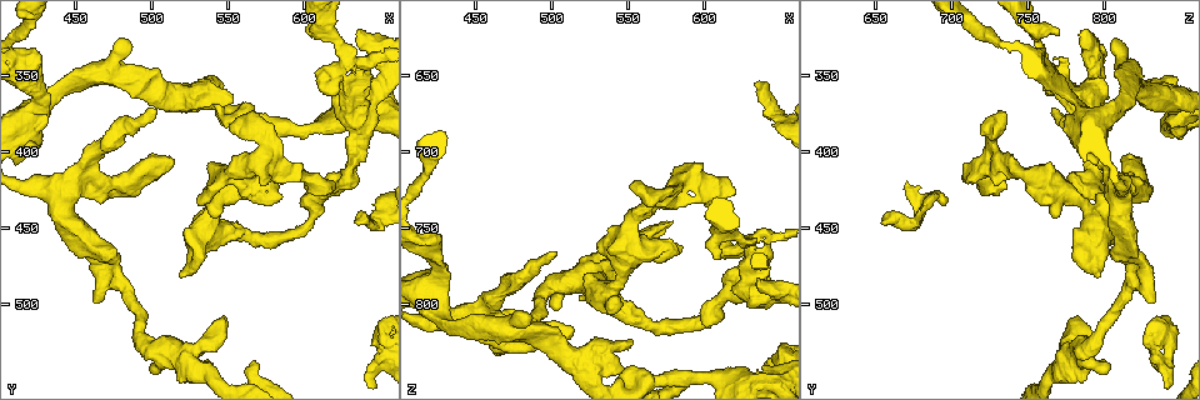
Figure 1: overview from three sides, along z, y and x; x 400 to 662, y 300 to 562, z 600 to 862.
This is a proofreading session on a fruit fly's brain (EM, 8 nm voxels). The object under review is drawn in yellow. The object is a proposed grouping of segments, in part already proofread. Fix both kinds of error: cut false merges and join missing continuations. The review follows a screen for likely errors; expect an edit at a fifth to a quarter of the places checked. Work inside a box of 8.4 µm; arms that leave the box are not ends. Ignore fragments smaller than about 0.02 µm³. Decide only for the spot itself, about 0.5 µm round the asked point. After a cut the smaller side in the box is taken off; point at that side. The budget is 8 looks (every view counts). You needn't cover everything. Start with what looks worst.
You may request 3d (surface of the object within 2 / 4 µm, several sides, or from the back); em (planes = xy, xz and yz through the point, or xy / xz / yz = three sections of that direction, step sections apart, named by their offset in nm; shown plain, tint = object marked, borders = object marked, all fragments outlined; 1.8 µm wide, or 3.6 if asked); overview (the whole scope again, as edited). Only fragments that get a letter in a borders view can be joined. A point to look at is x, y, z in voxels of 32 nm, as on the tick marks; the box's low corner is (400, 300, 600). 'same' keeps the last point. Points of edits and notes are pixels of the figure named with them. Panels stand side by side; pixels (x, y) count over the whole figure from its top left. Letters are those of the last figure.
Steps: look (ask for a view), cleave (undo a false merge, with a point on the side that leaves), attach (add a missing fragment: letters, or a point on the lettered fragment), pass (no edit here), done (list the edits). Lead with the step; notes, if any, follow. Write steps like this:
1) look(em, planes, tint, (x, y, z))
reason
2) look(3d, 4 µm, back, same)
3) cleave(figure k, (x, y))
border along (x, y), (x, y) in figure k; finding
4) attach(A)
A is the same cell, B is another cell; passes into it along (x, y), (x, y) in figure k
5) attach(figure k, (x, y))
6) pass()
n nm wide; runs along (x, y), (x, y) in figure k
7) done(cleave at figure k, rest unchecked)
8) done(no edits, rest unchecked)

look(3d, 4 µm, back, (620, 424, 726))
an open end

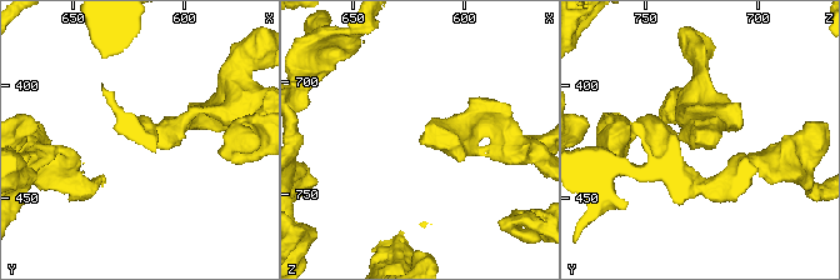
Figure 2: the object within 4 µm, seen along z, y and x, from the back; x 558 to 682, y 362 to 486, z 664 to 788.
look(em, xz, step 4, borders, (619, 426, 726))

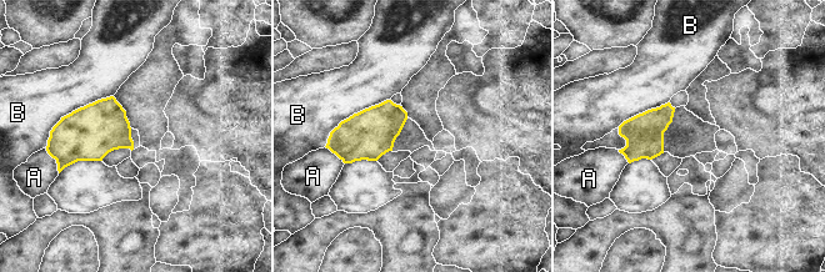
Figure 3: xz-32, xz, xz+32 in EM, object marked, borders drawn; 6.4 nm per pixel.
pass()
140 nm wide; B touches over 550 nm; A and B are other cells; no lettered fragment goes on from it

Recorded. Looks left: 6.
look(em, 3.6 µm, planes, borders, (538, 450, 798))
abrupt turn

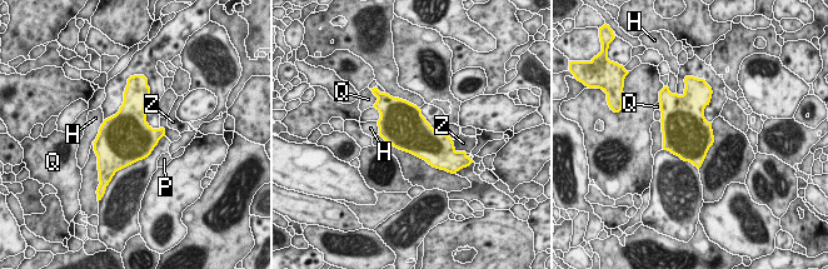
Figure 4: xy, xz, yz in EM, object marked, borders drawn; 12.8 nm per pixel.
pass()
H touches over 280 nm; H, P, Q and Z are other cells; border along (104, 120), (94, 139) in figure 4; one neuron here

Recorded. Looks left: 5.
look(em, planes, borders, (644, 342, 754))
thick turns thin

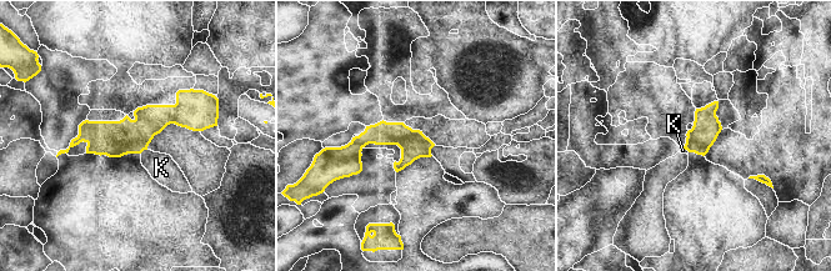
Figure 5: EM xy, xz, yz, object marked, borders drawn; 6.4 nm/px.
pass()
180 nm wide; K is another cell; runs along (209, 121), (158, 116), (134, 136), (75, 141) in figure 5; one neuron here

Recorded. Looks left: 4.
done(no edits, rest unchecked)

